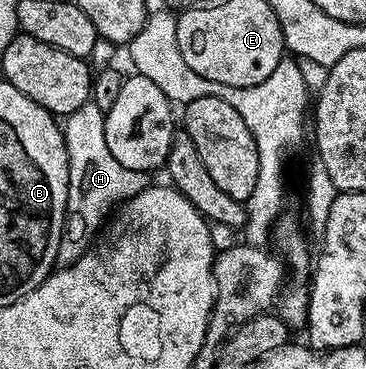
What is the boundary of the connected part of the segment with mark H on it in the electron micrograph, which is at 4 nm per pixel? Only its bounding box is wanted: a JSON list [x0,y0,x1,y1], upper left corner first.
[56,101,149,268]

